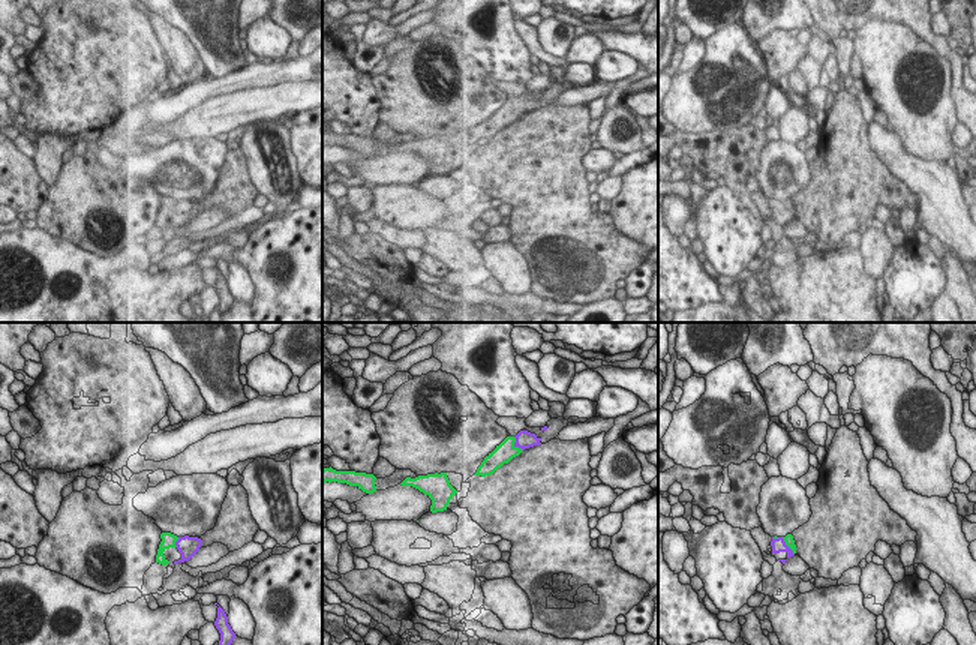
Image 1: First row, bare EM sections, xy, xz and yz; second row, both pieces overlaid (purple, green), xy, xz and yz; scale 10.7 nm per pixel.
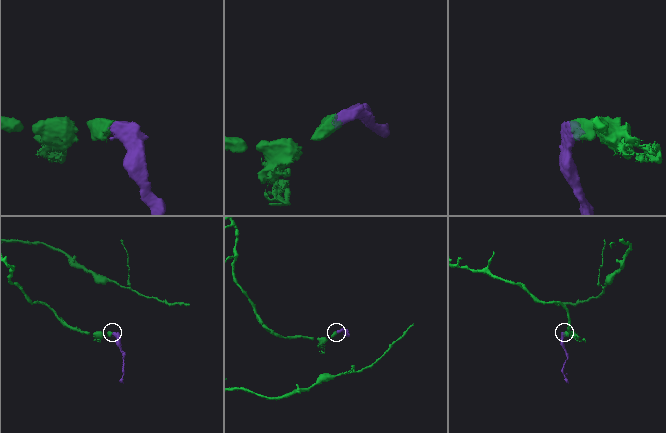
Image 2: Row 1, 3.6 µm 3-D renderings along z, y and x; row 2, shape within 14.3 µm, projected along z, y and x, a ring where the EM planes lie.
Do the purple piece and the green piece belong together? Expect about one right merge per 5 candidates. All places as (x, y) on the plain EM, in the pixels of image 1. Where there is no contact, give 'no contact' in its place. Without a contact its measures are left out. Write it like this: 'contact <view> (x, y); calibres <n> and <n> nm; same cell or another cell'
contact xz (514, 108); calibres 190 and 200 nm; same cell

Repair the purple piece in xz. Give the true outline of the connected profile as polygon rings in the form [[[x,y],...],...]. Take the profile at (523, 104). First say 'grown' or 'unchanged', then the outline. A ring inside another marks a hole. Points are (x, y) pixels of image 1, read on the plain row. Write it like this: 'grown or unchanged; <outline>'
grown; [[[520,94],[516,100],[507,100],[496,112],[489,117],[474,140],[490,140],[504,128],[519,120],[525,112],[540,110],[541,102],[528,94]]]

